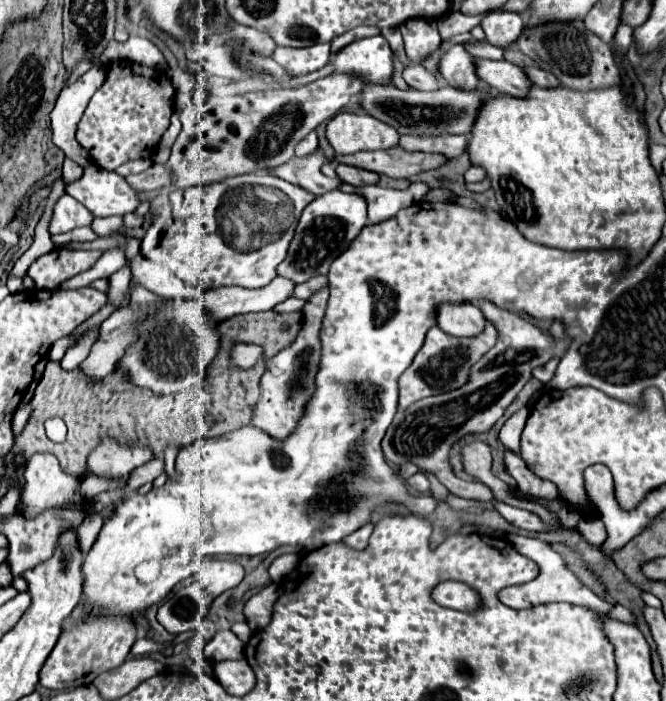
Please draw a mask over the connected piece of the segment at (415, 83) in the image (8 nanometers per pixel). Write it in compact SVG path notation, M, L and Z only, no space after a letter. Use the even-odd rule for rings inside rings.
M421 65L407 67L403 71L403 79L407 81L409 87L413 87L417 91L435 91L435 89L439 89L437 79L431 73L427 73L427 69L423 69Z

